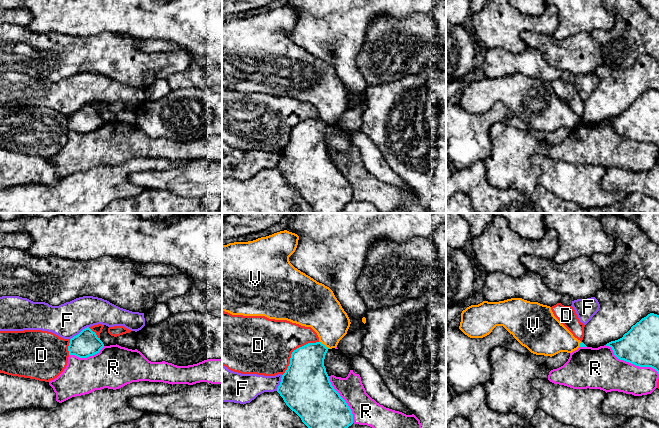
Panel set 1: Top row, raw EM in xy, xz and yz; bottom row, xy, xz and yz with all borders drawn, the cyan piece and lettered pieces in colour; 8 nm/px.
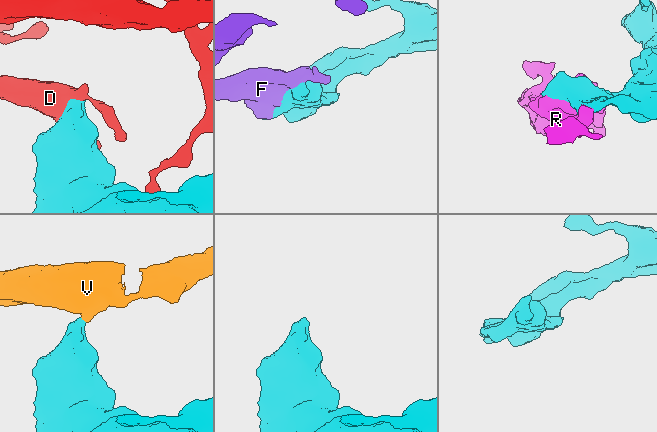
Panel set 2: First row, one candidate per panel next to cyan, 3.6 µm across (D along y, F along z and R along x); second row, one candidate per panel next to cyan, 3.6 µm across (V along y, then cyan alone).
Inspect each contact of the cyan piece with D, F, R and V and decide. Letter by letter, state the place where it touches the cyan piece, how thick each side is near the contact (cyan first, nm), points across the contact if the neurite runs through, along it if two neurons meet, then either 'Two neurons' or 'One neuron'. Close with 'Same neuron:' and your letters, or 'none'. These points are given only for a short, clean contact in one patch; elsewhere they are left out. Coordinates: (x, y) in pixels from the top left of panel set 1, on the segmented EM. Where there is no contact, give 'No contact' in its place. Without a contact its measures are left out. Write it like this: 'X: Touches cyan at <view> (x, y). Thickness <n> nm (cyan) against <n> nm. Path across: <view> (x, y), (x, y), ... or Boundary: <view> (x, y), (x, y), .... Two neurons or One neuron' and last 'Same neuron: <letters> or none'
D: Touches cyan at xz (294, 350). Thickness 340 nm (cyan) against 460 nm. Two neurons
F: Touches cyan at xy (80, 332). Thickness 200 nm (cyan) against 280 nm. Two neurons
R: Touches cyan at yz (631, 363). Thickness 300 nm (cyan) against 320 nm. Two neurons
V: Touches cyan at xz (323, 344). Thickness 300 nm (cyan) against 300 nm. Boundary: xz (319, 340), (329, 348). Two neurons
Same neuron: none

